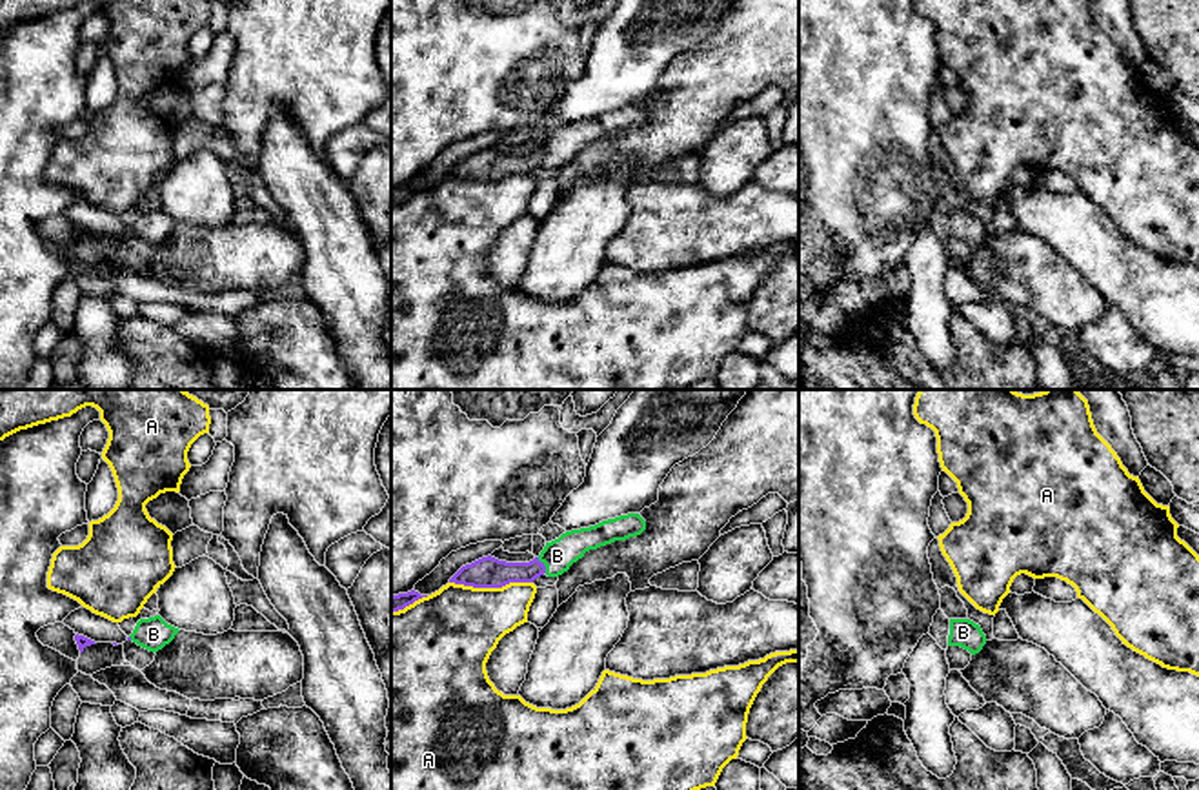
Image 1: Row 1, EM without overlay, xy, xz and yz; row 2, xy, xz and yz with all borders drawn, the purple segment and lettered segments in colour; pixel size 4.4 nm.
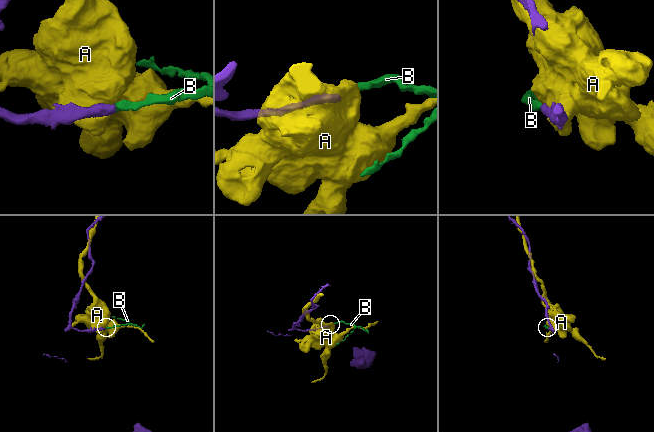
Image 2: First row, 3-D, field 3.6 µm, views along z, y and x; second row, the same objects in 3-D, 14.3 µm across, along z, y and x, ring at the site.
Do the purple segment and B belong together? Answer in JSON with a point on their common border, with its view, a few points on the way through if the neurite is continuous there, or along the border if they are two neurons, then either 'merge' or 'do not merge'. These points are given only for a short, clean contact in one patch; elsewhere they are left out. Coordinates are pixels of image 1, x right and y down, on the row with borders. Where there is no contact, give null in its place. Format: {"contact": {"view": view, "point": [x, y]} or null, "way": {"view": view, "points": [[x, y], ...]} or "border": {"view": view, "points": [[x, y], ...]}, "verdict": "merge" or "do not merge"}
{"contact": {"view": "xz", "point": [543, 565]}, "way": {"view": "xz", "points": [[488, 572], [528, 572], [543, 565], [557, 556]]}, "verdict": "merge"}

